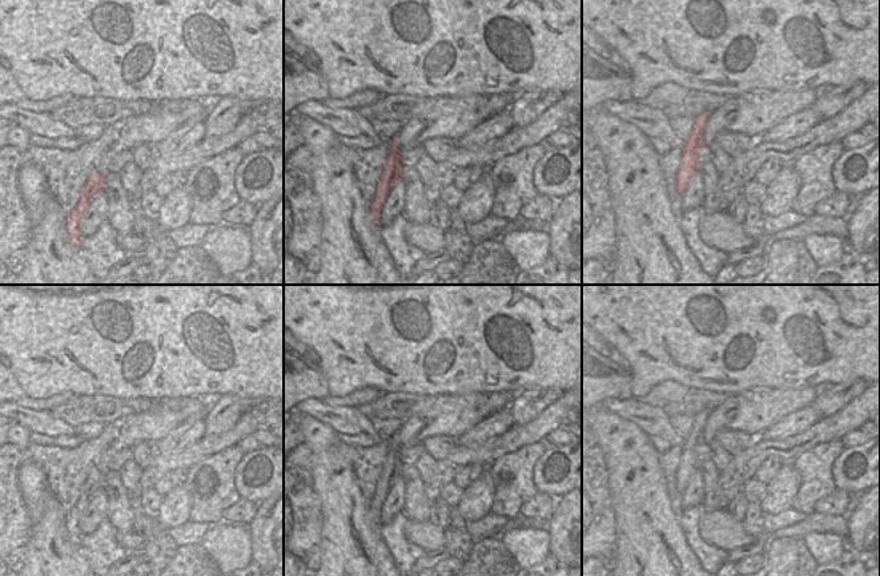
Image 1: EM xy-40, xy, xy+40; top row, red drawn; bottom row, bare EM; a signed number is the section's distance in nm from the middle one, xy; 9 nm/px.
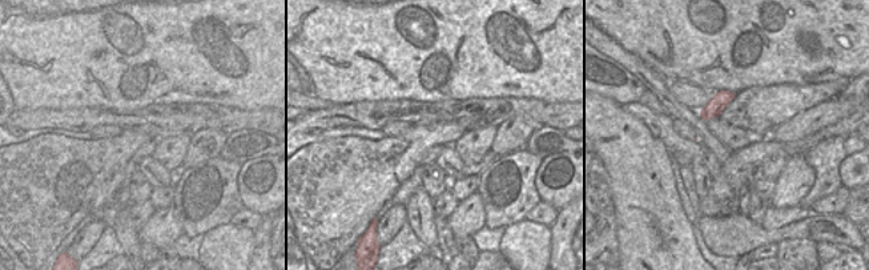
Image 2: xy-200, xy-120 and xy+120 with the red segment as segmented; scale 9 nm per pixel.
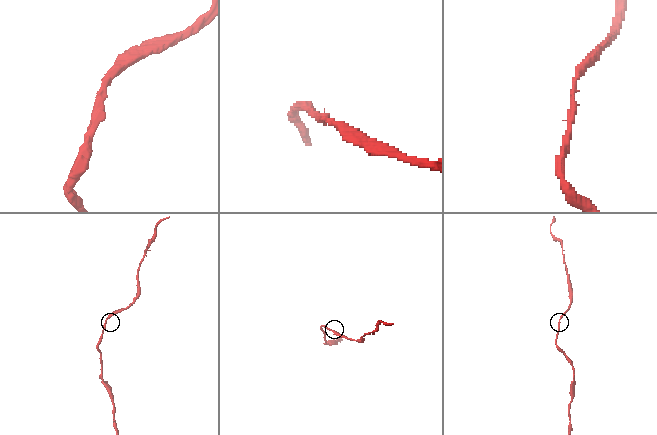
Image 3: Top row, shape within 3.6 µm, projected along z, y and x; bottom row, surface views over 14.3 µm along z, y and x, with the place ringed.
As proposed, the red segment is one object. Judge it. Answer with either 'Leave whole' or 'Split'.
Leave whole

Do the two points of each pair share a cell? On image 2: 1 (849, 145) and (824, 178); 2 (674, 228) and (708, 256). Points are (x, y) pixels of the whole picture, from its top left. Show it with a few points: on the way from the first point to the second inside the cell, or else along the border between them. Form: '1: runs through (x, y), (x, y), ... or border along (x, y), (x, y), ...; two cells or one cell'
1: border along (844, 137), (844, 152), (847, 154); two cells
2: border along (691, 222), (694, 240), (703, 256); two cells

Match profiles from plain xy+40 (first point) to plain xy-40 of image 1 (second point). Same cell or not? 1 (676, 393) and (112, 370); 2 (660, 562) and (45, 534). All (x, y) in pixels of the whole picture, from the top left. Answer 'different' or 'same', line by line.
1: different
2: same

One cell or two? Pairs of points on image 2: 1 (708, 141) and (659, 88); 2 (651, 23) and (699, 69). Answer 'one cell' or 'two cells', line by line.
1: one cell
2: one cell

